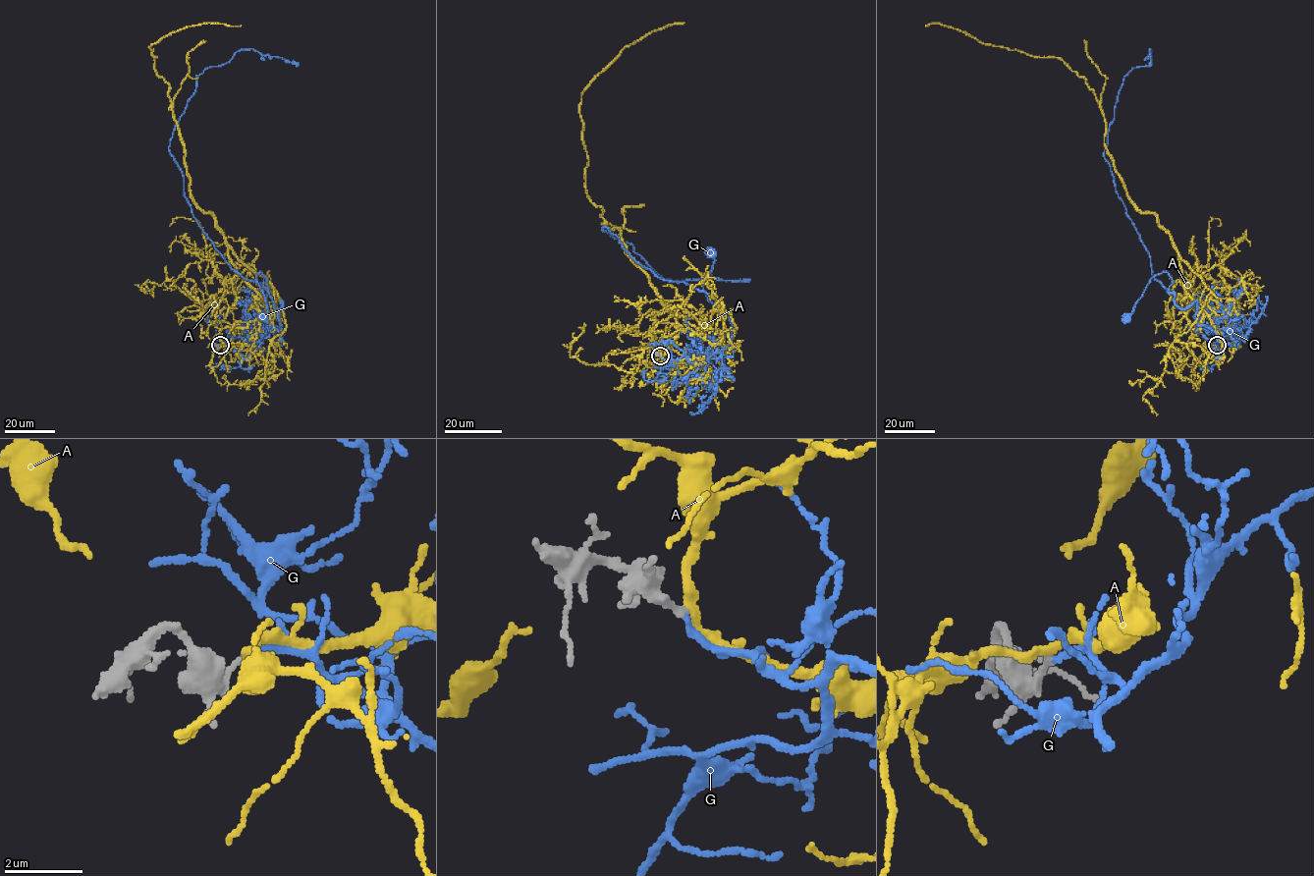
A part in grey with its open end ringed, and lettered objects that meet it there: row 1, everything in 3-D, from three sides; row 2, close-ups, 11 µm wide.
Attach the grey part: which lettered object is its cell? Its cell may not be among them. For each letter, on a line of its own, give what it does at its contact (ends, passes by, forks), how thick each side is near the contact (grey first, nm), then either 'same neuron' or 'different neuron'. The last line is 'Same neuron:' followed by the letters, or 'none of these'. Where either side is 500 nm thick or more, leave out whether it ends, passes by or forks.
A: it passes by; 180 nm thick on the grey side, 200 nm on the other; different neuron
G: it ends there; 180 nm thick on the grey side, 160 nm on the other; same neuron
Same neuron: G

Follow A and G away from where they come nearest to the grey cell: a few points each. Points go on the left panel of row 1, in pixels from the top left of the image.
A: (220, 345), (241, 345), (265, 301), (192, 198), (169, 84), (148, 47), (191, 26), (241, 26)
G: (220, 345), (244, 358), (282, 325), (282, 301), (275, 307), (260, 272), (261, 317)

